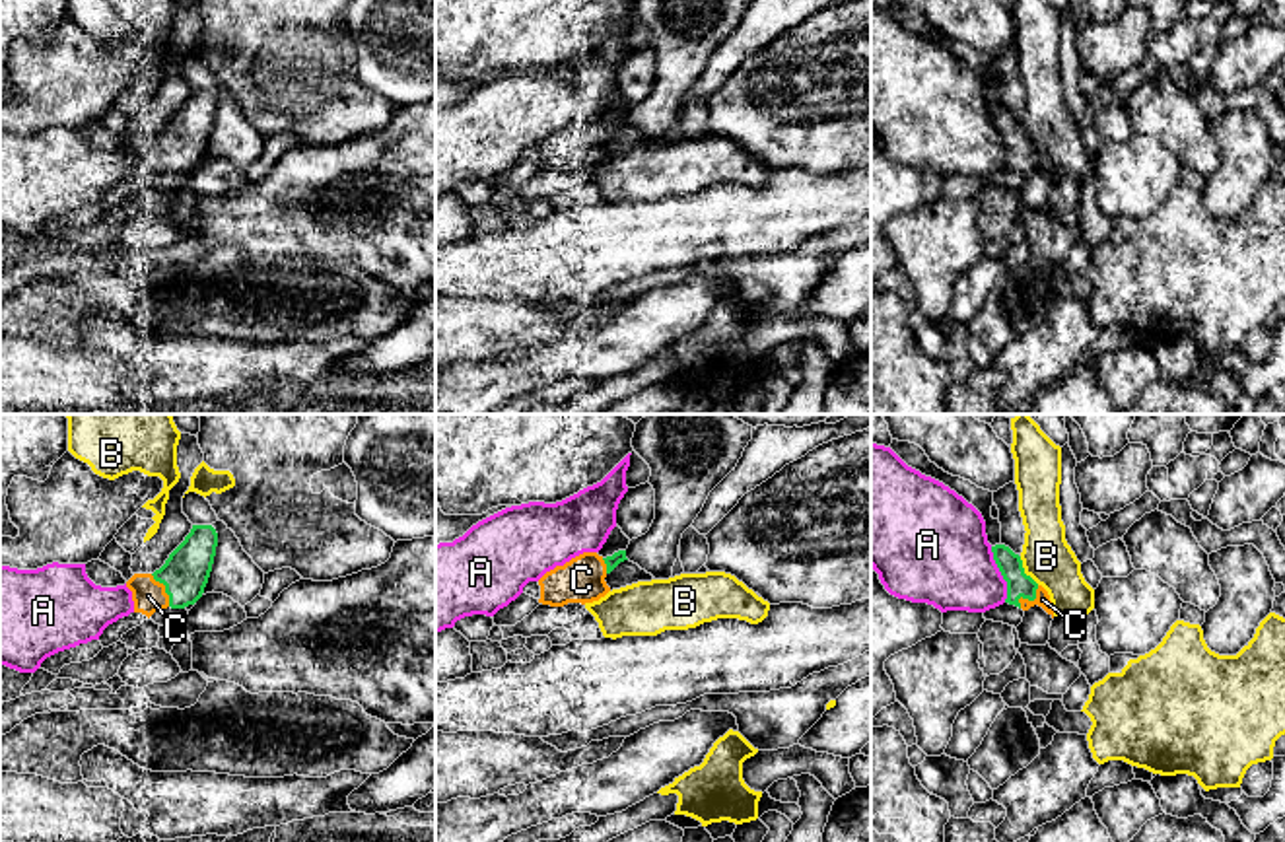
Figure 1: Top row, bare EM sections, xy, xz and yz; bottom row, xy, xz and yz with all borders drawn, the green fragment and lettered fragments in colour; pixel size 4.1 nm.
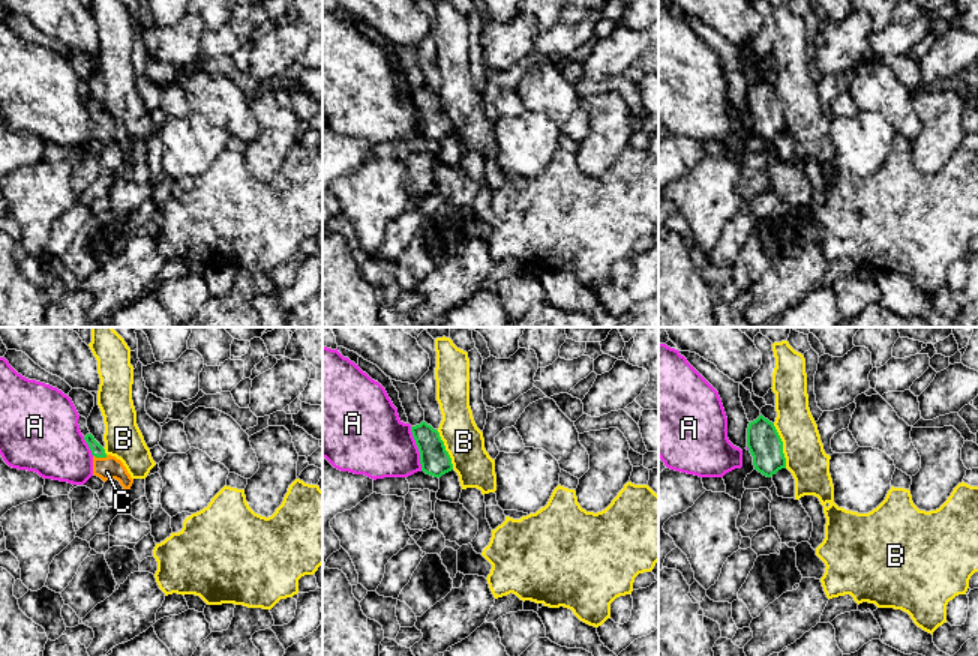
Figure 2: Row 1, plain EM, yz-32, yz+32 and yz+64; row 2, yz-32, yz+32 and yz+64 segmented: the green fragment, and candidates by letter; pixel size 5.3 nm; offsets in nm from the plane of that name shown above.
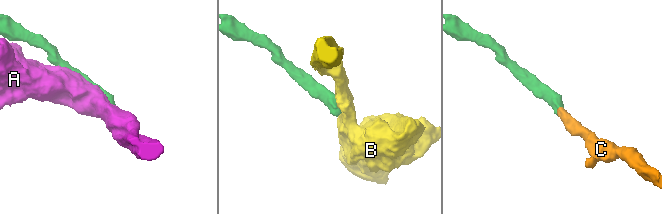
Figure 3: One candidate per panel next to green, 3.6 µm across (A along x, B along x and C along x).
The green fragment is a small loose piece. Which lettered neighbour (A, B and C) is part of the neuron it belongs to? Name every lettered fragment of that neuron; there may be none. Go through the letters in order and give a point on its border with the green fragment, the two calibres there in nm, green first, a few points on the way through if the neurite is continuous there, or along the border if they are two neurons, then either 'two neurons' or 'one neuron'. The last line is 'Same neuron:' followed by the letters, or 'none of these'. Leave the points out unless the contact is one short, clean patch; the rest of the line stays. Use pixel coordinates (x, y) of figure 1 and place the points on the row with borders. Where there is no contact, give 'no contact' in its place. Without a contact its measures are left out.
A: yz (1002, 574) | 100/400 nm | two neurons
B: yz (1023, 572) | 100/200 nm | two neurons
C: yz (1029, 599) | 100/60 nm | one neuron
Same neuron: C

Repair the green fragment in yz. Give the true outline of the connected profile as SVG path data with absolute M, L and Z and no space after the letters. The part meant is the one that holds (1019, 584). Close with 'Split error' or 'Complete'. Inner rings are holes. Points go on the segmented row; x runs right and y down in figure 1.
M1005 544L991 546L991 552L1003 579L1007 581L1005 603L1015 605L1023 611L1038 605L1054 618L1048 591L1025 574L1021 556Z. Split error

